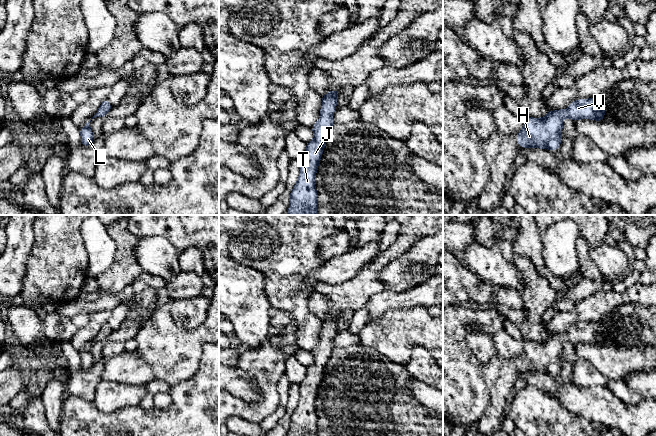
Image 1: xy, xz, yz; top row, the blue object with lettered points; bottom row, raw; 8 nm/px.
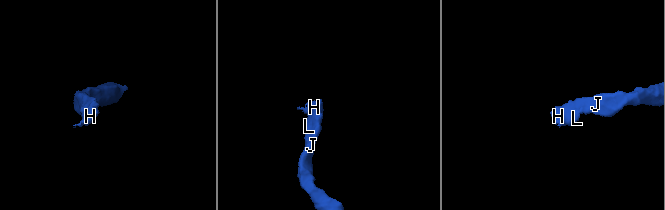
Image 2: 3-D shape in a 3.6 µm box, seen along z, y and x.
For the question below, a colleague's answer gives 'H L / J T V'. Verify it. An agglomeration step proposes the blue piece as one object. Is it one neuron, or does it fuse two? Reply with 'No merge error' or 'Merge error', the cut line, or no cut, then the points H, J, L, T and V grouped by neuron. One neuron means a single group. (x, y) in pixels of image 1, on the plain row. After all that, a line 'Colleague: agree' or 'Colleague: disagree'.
No merge error. No split. Groups: H J L T V
Colleague: disagree

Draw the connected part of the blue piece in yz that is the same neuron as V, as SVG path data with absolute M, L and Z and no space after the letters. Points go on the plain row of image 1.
M599 321L579 323L573 325L567 334L548 335L543 342L525 341L523 353L516 358L518 369L522 372L559 373L566 340L574 346L579 343L603 345L605 327Z

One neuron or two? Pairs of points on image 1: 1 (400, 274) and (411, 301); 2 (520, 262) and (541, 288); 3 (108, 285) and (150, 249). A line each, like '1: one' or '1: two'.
1: two
2: one
3: two

